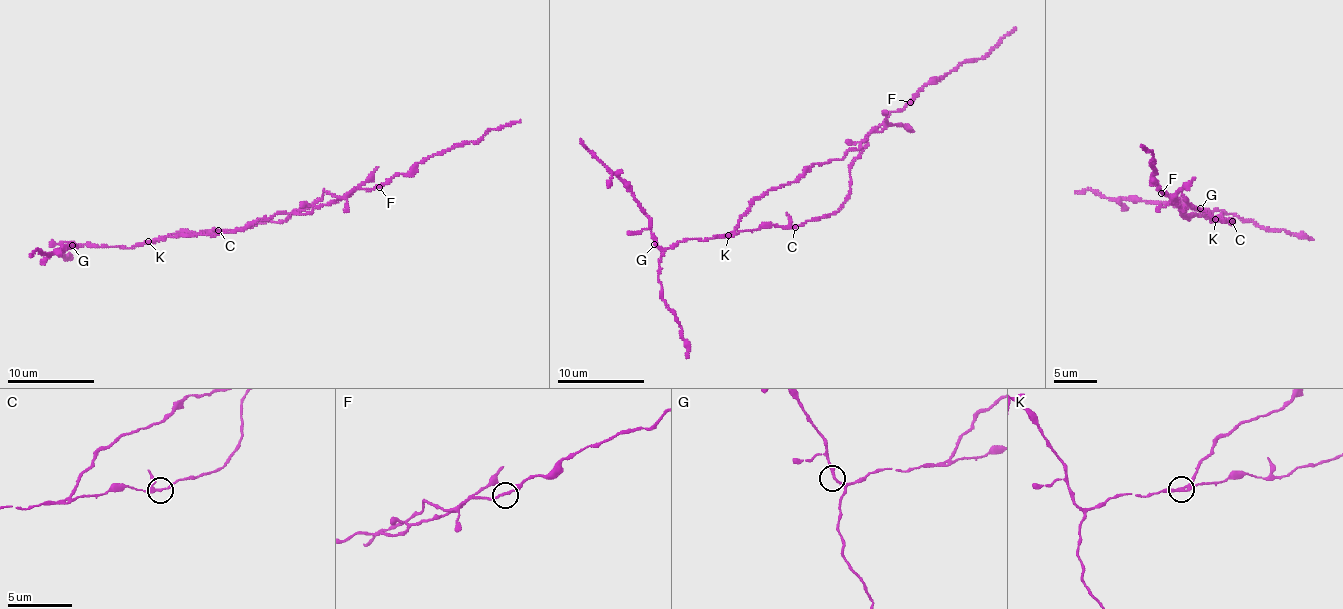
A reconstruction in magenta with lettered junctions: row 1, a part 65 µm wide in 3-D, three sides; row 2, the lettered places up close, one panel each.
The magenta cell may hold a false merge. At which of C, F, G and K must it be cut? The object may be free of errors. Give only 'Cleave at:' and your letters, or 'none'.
Cleave at: K

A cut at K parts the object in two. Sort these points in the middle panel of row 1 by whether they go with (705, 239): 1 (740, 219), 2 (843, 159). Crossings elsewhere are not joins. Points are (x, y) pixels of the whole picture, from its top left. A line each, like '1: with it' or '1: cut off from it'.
1: cut off from it
2: cut off from it

